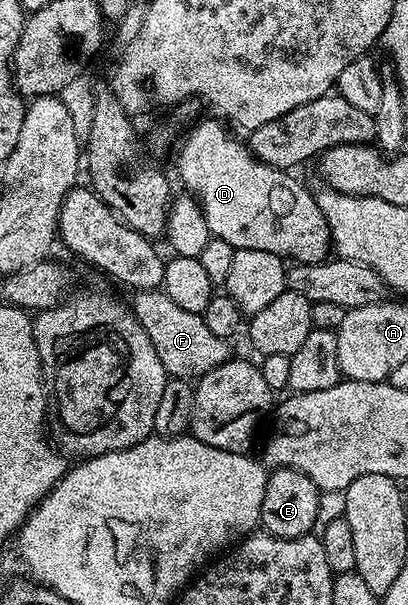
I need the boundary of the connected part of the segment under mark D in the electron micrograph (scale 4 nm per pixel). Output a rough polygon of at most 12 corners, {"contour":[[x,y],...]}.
{"contour":[[215,120],[179,148],[212,236],[284,261],[332,251],[312,189]]}

